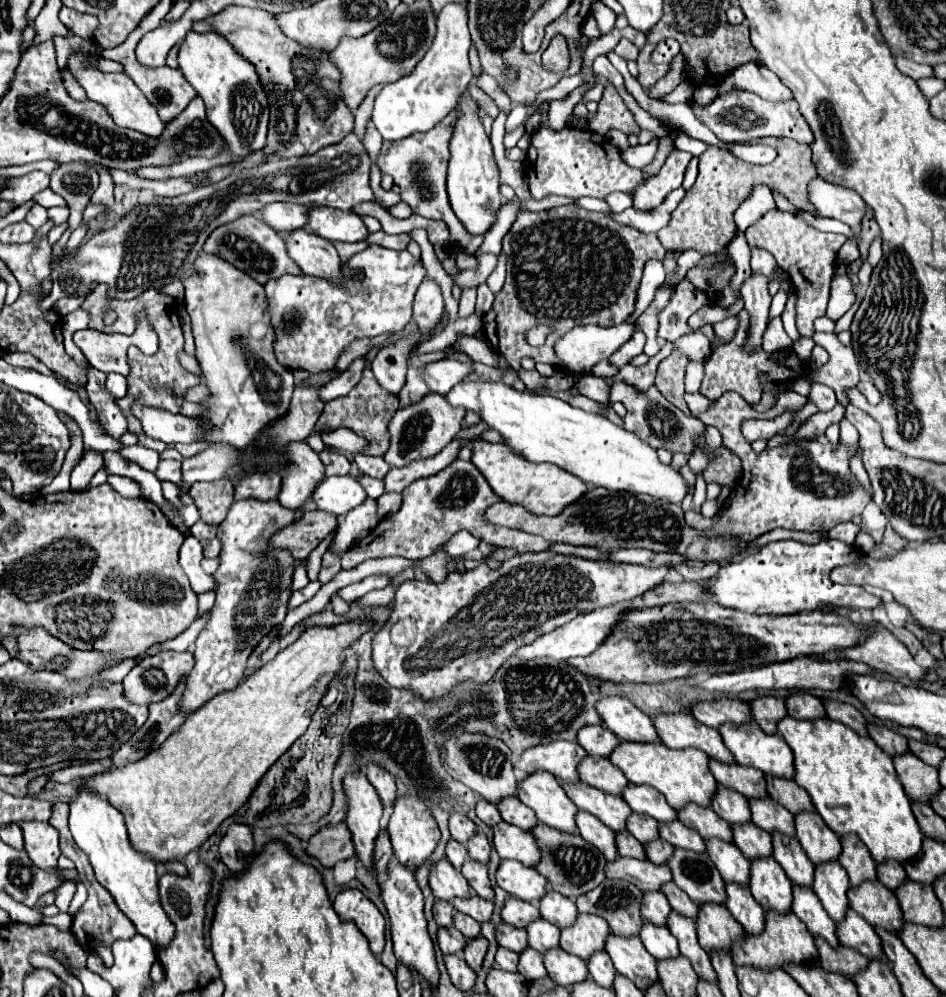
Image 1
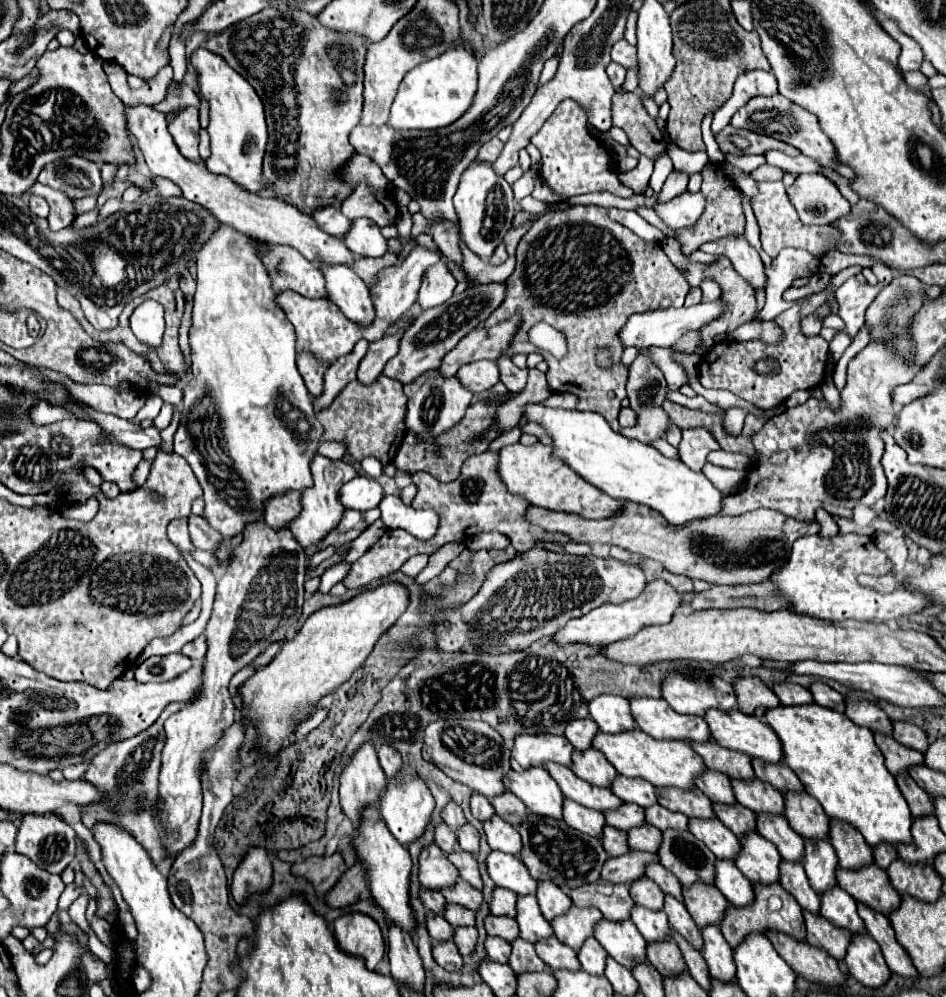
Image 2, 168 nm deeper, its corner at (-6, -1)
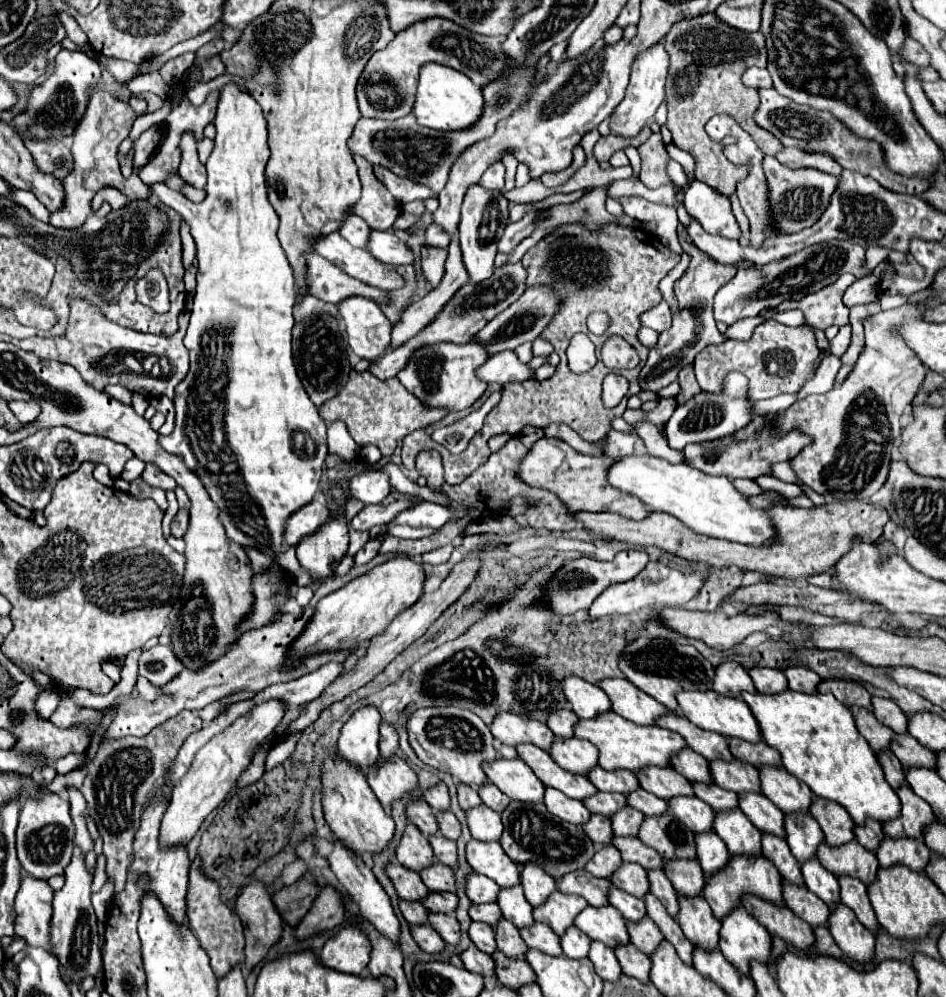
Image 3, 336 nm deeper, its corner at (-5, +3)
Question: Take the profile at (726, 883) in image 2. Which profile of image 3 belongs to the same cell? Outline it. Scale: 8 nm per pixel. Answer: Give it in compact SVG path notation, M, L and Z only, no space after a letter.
M713 831L695 833L695 845L697 845L697 859L705 873L721 871L719 867L725 867L725 863L729 861L729 851L725 843Z

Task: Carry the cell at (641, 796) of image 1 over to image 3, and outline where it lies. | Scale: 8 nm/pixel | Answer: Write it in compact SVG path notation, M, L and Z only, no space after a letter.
M593 767L587 773L587 779L599 789L599 791L617 791L617 793L631 793L639 787L635 773L627 769L615 769L615 771L605 771L601 767Z

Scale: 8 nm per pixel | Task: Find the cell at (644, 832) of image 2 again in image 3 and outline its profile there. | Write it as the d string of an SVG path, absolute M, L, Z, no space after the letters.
M623 807L619 809L615 815L611 815L611 827L613 827L613 833L615 835L621 835L621 837L635 837L641 823L643 823L645 815L641 815L639 811L635 811L633 807Z

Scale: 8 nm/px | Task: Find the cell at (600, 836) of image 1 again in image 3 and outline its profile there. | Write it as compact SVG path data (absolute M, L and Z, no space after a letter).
M545 787L543 803L551 815L557 815L563 821L581 825L589 819L589 811L585 809L585 805L581 801L575 801L575 799L567 797L565 793L553 789L553 787Z

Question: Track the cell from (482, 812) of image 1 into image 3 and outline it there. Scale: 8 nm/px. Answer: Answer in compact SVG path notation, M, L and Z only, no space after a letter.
M457 783L457 799L459 799L459 805L461 809L467 809L467 807L475 807L475 805L481 805L481 799L477 795L477 791L465 783Z

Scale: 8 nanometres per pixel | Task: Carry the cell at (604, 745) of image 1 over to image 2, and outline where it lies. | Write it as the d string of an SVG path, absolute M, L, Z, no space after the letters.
M574 719L574 721L566 727L566 739L568 739L578 751L590 749L596 733L598 733L598 725L596 725L592 719Z

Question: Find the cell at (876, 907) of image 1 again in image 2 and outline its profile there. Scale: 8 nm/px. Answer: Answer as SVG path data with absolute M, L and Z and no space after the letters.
M878 865L864 867L862 871L838 869L836 875L838 875L838 885L844 891L848 891L856 901L864 903L866 907L882 915L890 915L902 903L902 897L898 895L898 891L894 891L888 873Z

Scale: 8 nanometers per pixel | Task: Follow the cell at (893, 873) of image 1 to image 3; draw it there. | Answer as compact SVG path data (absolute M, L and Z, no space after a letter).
M867 819L867 823L865 823L865 827L853 827L853 835L855 835L855 839L863 845L863 847L867 847L869 851L875 851L875 847L881 843L881 839L885 837L883 835L883 831L881 831L881 823L879 821L875 821L875 819Z

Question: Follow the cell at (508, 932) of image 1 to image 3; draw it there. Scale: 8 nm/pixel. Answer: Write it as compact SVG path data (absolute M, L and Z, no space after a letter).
M473 903L469 907L469 917L473 921L481 921L481 923L487 923L493 927L493 923L497 923L497 919L501 919L501 911L497 907L497 903Z

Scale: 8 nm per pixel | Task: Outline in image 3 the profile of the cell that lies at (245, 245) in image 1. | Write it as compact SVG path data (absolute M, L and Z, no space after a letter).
M309 253L307 257L307 275L309 275L309 293L325 303L339 305L349 297L365 297L379 305L389 303L389 295L381 289L369 287L353 277L349 277L335 263L329 263L325 257L317 253Z

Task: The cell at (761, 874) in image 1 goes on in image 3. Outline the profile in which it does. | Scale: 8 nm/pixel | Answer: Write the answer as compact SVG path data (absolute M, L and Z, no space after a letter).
M717 811L713 819L713 831L725 841L729 853L735 855L759 855L761 831L739 811Z

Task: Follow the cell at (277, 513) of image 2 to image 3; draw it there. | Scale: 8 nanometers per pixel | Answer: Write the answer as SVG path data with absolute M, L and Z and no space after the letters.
M315 497L315 501L309 503L309 507L301 507L301 511L297 511L297 515L291 515L289 523L285 523L287 545L297 547L303 537L315 533L321 525L327 523L327 519L329 519L329 509L325 501L321 497Z

